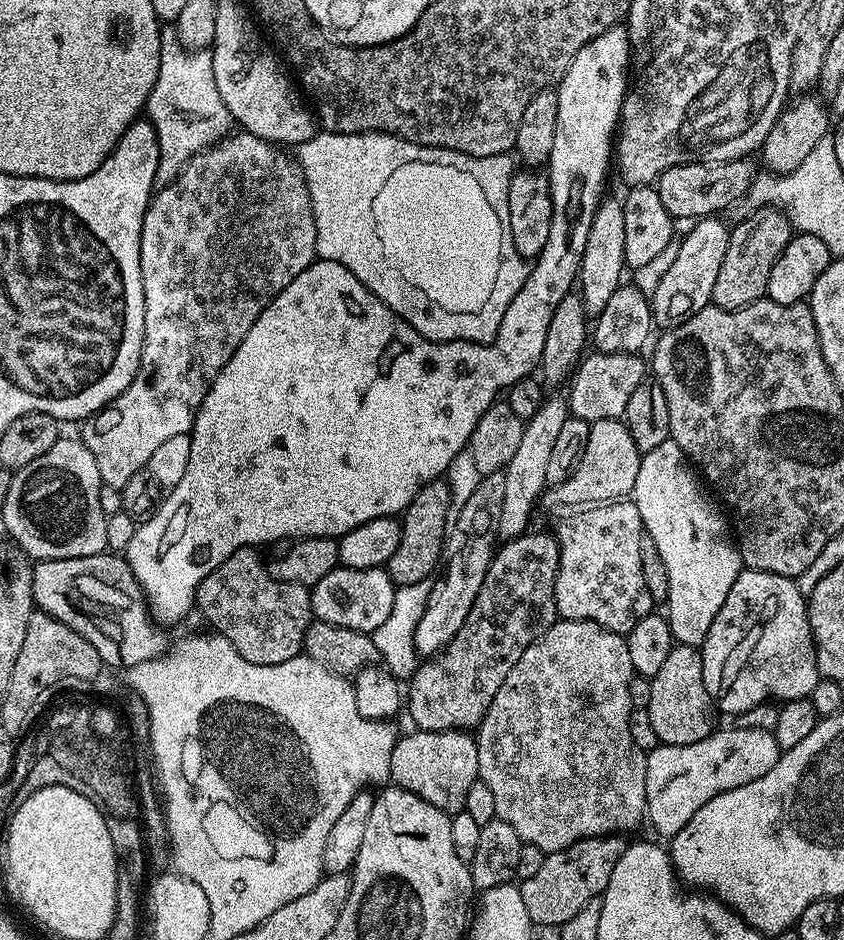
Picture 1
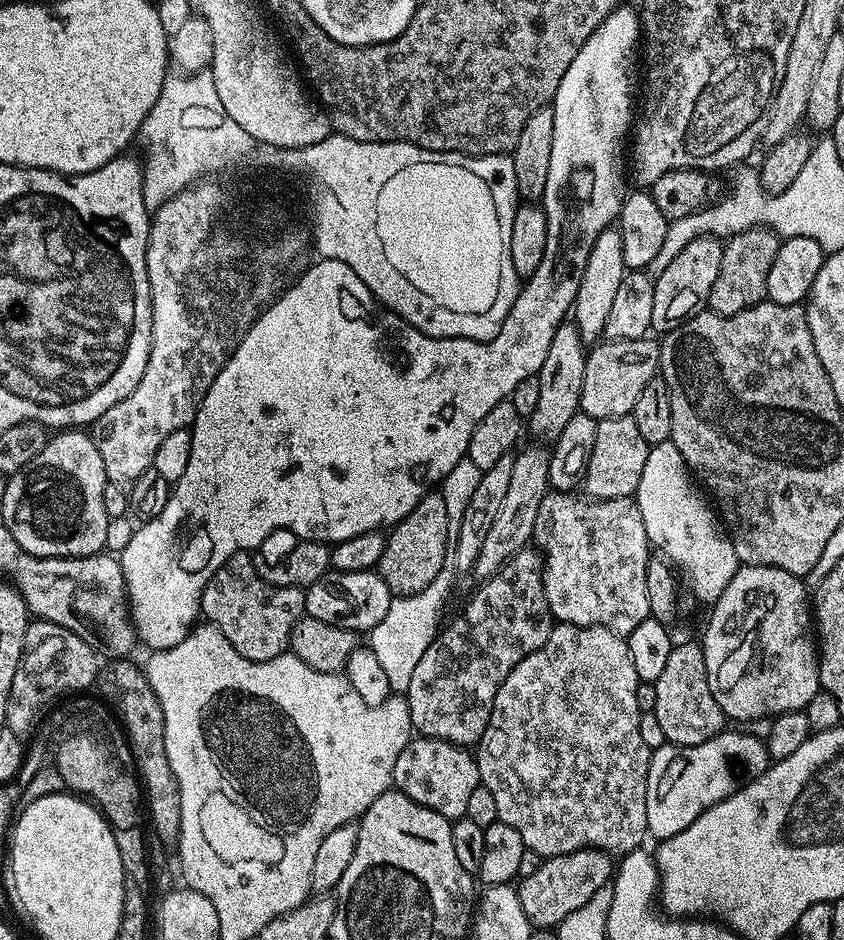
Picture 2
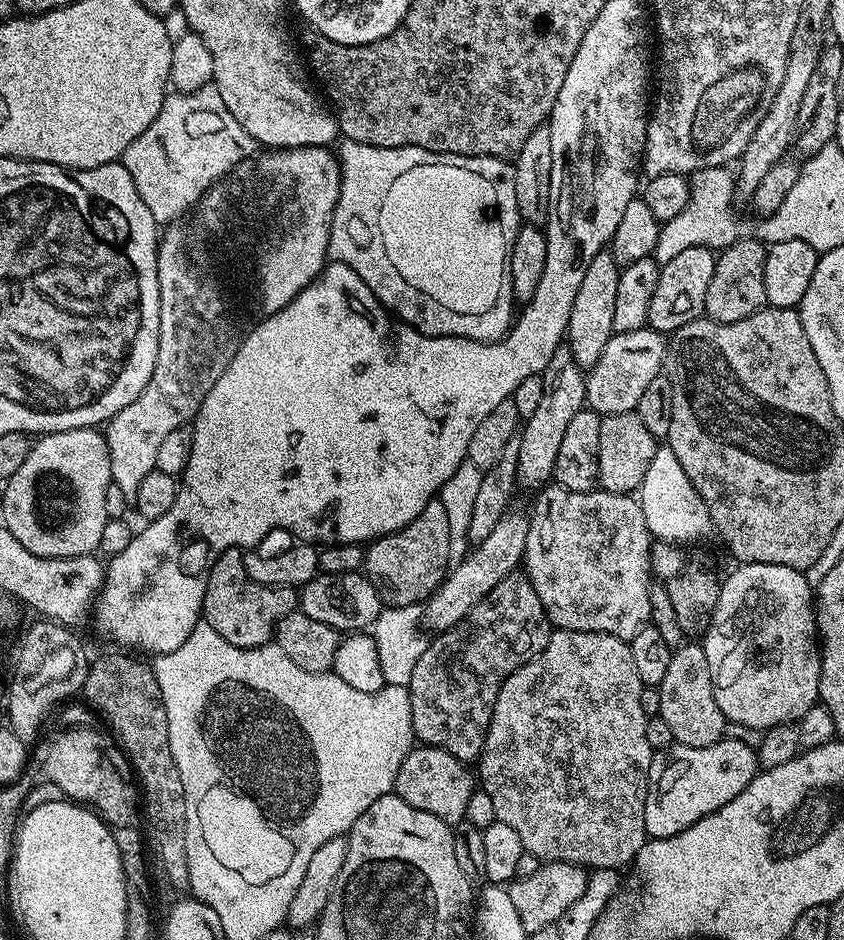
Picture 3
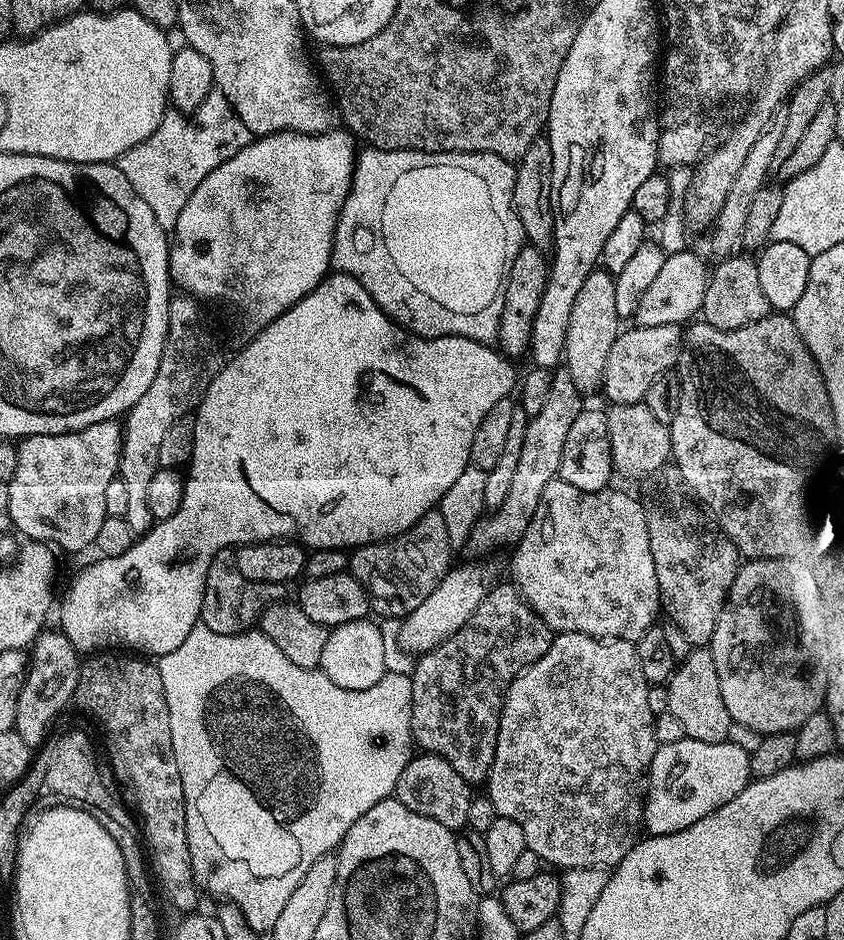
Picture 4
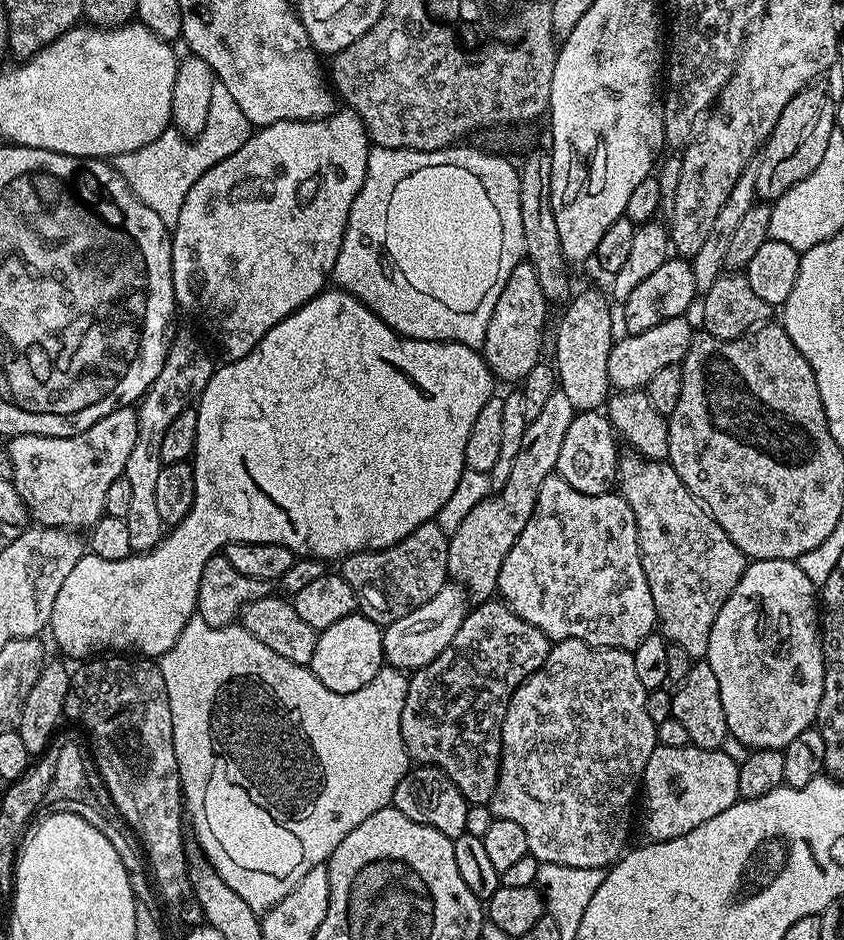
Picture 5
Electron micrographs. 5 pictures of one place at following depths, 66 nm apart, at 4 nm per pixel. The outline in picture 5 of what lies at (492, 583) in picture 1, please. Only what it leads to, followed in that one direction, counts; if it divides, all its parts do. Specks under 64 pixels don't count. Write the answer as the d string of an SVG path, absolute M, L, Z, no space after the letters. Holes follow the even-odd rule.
M493 598L486 601L485 604L475 605L464 617L458 634L454 634L454 642L450 642L450 646L446 646L446 650L442 650L442 654L438 654L438 658L434 658L434 662L430 662L424 668L415 669L411 673L408 693L402 706L402 742L406 746L409 757L417 765L431 764L433 768L440 768L444 771L450 778L450 782L454 782L454 786L458 786L458 790L462 790L462 794L468 799L469 805L488 804L492 795L496 793L496 783L500 773L500 724L510 706L510 698L515 694L519 684L524 683L528 677L544 665L552 645L553 641L549 640L545 632L538 630L538 626L530 626L530 622L518 618L518 614L514 614L514 610L510 610L503 600Z

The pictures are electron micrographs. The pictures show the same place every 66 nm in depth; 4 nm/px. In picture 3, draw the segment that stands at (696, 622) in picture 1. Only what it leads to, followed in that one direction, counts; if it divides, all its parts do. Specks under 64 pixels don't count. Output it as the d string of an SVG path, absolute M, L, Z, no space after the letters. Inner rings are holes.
M657 447L650 462L650 470L646 470L646 478L642 478L640 483L638 499L648 531L657 541L677 546L692 546L695 545L692 544L695 540L704 540L708 535L713 535L710 510L706 510L706 502L702 502L690 478L686 478L686 470L682 470L678 457L670 447Z

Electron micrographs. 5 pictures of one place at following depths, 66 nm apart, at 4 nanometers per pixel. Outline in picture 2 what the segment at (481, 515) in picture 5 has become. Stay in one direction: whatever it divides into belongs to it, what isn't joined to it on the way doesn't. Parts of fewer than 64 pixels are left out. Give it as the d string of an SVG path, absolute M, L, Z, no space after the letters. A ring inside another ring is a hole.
M565 322L558 326L558 334L550 342L550 350L546 353L546 362L542 362L542 370L538 377L538 406L534 406L534 414L527 417L526 428L536 436L548 441L556 441L558 434L574 414L580 411L580 395L582 394L582 377L586 374L586 345L576 329L576 325Z

